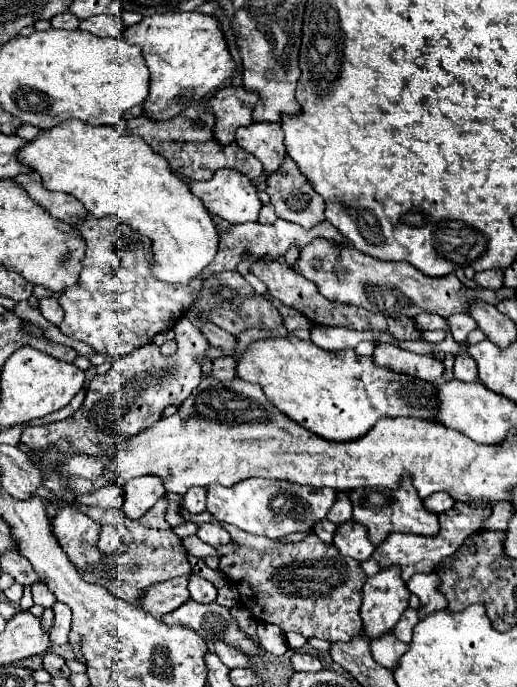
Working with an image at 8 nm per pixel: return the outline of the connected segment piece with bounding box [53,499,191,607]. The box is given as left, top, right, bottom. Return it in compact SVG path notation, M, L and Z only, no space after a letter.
M57 499L53 501L57 505L57 509L71 505L81 509L85 515L89 515L93 521L97 523L109 523L115 525L115 529L123 535L123 545L117 553L105 557L105 563L113 565L113 577L105 579L105 581L97 581L101 583L107 591L111 591L115 597L119 597L125 603L131 603L135 607L139 607L139 599L141 599L141 589L159 583L159 581L167 581L171 577L179 577L179 575L189 575L191 573L191 563L187 559L187 549L183 547L181 539L171 531L171 525L165 521L165 509L167 509L167 501L159 499L159 503L141 519L131 521L123 509L113 509L113 511L103 511L99 507L89 507L77 501L65 501L65 499Z

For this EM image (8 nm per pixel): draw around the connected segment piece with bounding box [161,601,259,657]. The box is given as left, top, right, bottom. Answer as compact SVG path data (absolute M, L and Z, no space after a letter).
M187 601L179 609L163 615L161 621L165 625L183 625L197 631L209 643L209 647L213 639L219 637L235 649L241 647L253 657L259 655L259 645L237 629L233 617L229 615L229 609L221 605L201 605L197 601Z

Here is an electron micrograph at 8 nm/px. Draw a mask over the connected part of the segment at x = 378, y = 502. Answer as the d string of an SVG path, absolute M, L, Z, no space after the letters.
M365 487L365 489L353 489L349 491L349 499L353 503L353 519L363 523L369 531L369 541L373 545L381 543L389 533L393 531L399 531L399 533L417 533L417 535L437 535L439 531L439 521L437 521L437 515L433 515L431 511L425 511L423 507L423 501L417 497L417 493L413 491L413 487L399 487L399 489L381 489L377 491L377 487Z

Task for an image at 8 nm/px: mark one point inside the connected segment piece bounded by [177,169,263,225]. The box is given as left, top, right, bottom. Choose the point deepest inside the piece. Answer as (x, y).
(228, 194)

